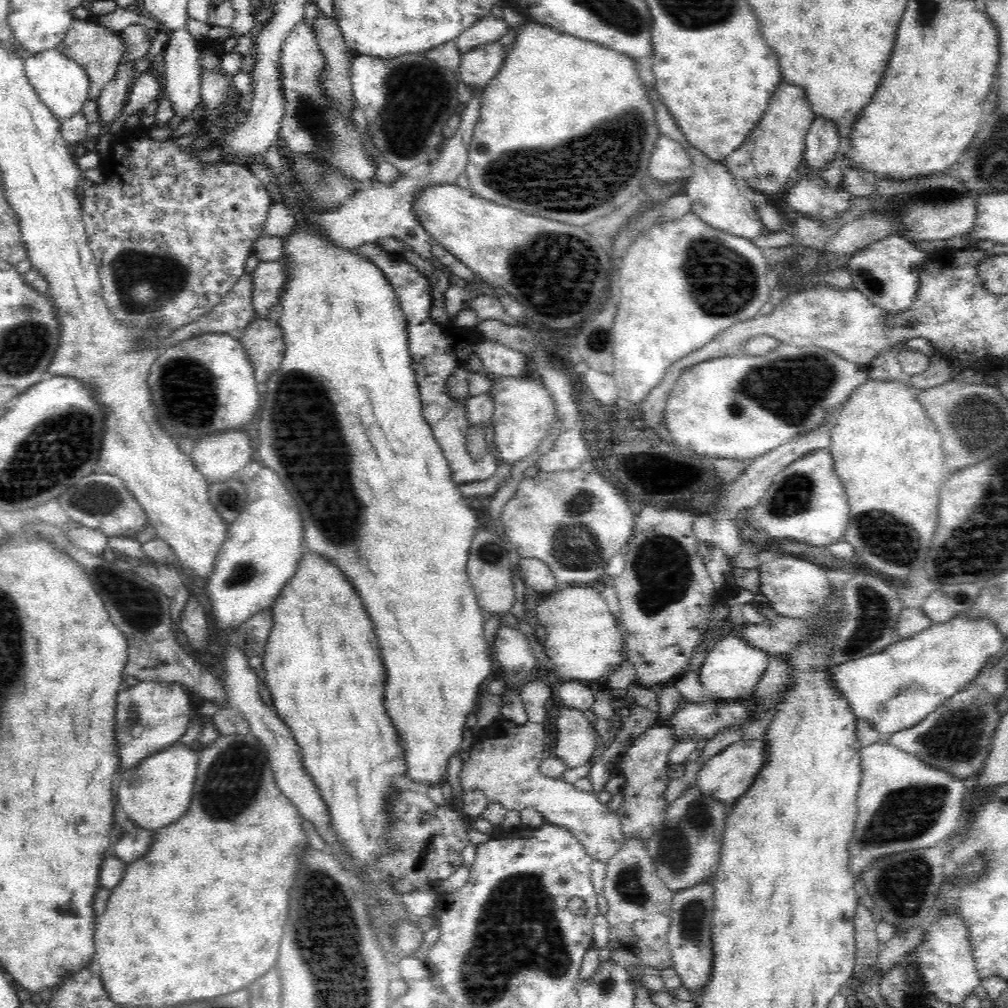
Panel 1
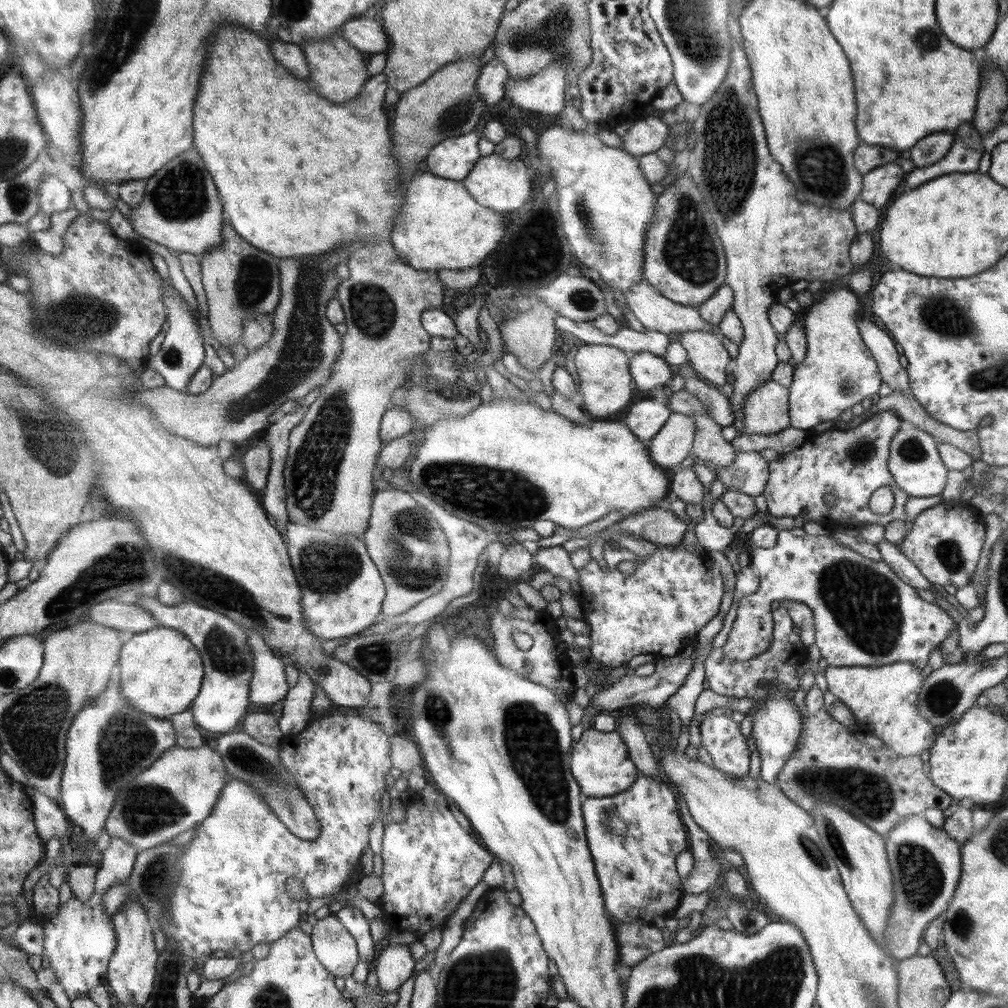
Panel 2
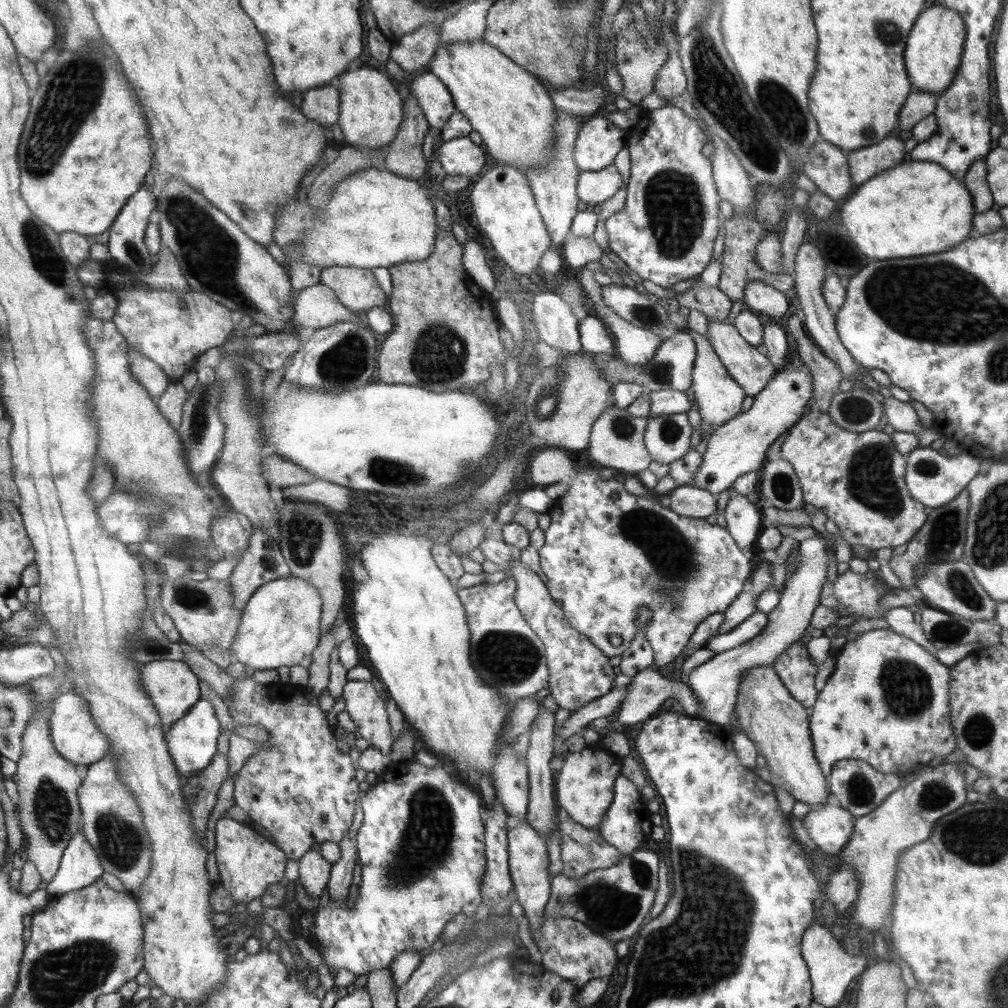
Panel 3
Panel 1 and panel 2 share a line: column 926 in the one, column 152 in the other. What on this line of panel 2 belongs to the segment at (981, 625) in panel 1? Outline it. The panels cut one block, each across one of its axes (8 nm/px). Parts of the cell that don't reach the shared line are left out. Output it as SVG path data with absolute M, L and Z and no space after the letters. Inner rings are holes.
M160 627L136 633L121 646L119 689L129 705L156 718L170 718L188 710L203 683L200 653L188 638L172 628Z

